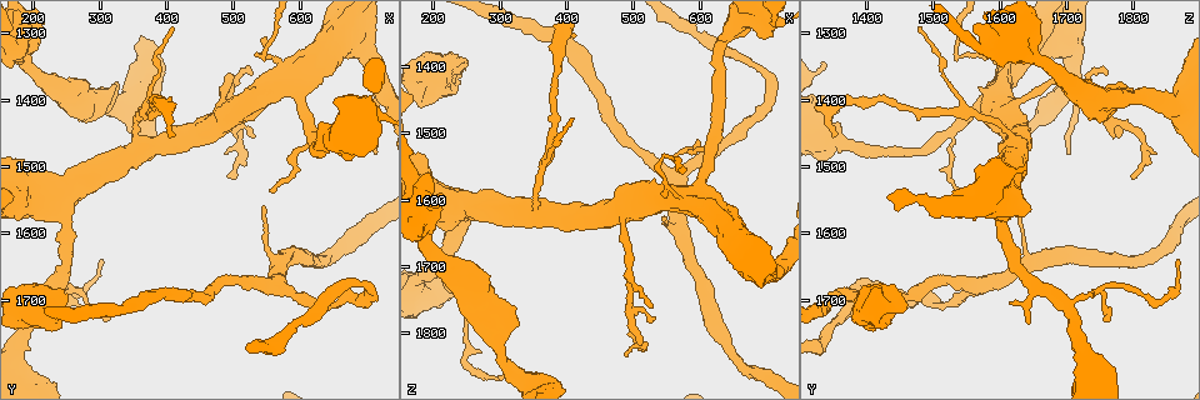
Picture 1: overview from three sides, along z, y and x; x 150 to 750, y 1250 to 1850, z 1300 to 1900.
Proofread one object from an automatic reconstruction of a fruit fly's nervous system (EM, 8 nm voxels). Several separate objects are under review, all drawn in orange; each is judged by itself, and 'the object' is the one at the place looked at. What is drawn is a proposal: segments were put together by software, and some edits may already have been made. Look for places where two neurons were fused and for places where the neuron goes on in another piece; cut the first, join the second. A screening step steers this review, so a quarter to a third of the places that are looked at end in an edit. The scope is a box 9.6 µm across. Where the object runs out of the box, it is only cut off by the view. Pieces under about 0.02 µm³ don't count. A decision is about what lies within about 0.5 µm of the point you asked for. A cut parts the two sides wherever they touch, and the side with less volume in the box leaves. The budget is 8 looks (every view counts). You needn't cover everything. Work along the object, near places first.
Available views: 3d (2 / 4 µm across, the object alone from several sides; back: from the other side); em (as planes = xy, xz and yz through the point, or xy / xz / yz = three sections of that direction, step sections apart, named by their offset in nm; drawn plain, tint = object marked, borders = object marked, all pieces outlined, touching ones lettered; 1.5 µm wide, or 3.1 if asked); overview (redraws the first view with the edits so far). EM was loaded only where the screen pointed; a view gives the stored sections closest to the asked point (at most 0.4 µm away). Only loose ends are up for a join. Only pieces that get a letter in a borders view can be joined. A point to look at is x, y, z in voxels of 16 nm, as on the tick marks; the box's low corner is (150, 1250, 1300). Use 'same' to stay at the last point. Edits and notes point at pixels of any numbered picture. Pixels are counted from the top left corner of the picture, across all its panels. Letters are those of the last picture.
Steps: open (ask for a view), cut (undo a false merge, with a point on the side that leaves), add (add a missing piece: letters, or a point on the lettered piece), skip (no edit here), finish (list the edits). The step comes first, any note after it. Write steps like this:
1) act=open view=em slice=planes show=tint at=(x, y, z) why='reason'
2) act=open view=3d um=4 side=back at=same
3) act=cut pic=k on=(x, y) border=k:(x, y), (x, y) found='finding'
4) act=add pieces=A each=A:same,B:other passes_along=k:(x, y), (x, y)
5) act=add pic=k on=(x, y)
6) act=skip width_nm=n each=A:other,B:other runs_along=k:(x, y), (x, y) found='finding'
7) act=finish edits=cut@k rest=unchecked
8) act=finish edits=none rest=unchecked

act=open view=em slice=xz step=8 show=borders at=(190, 1290, 1565) why='thick end'

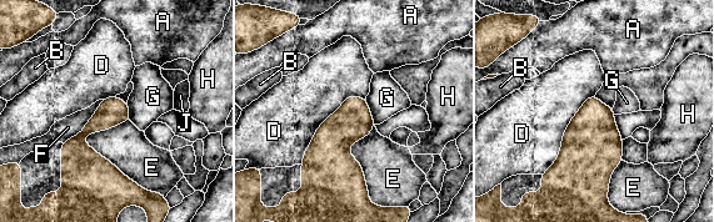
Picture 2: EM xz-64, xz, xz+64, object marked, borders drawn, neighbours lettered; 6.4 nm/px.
act=open view=em slice=planes show=borders at=same why='cut it another way'

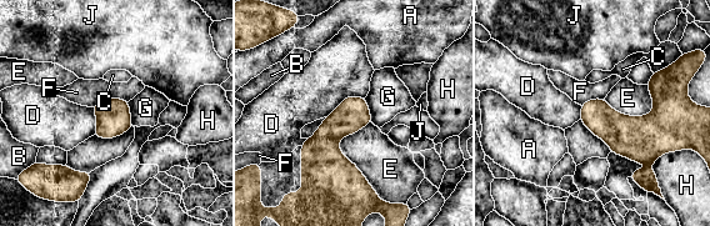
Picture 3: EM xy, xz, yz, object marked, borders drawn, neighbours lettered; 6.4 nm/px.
act=skip width_nm=220 each=A:other,B:other,C:other,D:other,E:other,F:other,G:other,H:other,J:other found='none of them fits'

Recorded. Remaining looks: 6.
act=open view=3d um=2 side=back at=(315, 1730, 1760) why='thin end'

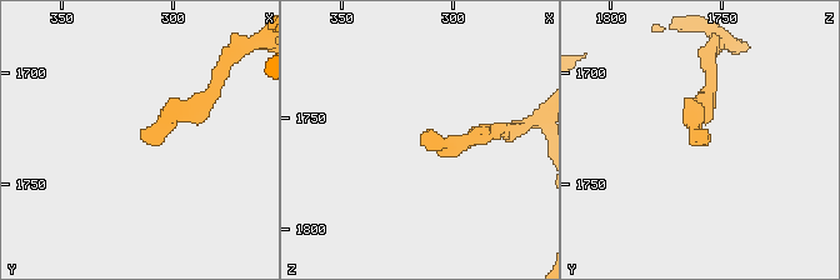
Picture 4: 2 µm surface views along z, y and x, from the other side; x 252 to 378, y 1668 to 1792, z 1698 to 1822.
act=open view=em slice=planes show=borders at=(313, 1726, 1757) why='need the tissue'

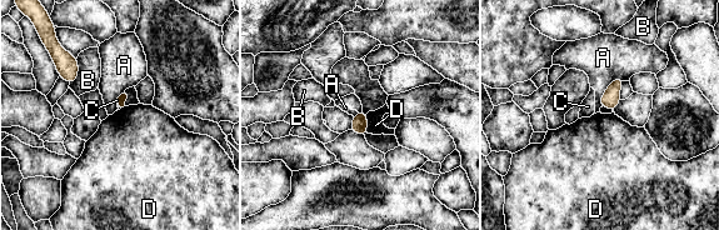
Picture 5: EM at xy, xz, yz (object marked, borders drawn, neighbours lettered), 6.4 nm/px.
act=skip each=A:other,B:other,C:other,D:other border=5:(623, 78), (609, 84), (600, 106) found='no lettered piece goes on from it'

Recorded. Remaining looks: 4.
act=open view=3d um=2 at=(630, 1375, 1585) why='thick end'

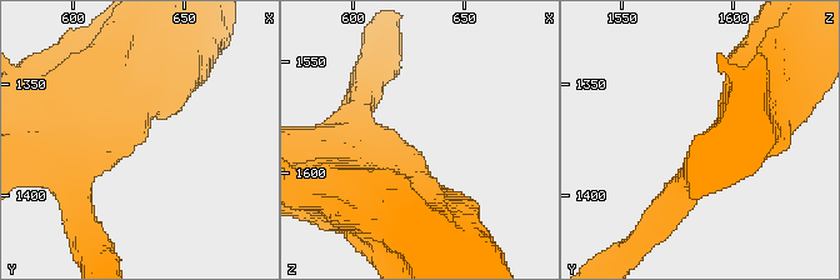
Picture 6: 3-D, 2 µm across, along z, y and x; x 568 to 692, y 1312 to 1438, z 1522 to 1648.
act=open view=em slice=planes show=borders at=(628, 1376, 1591)

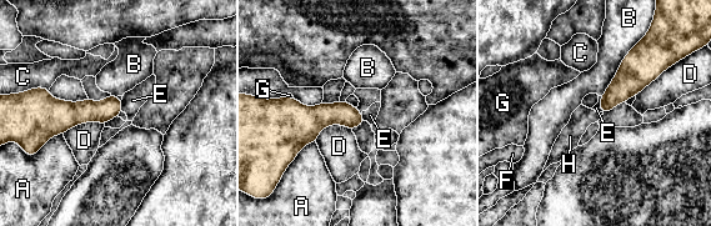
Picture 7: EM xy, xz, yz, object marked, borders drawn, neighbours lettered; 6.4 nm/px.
act=skip longest_contact=B:460nm each=A:other,B:other,C:other,D:other,E:other,F:other,G:other,H:other border=7:(356, 108), (361, 114) found='no lettered piece goes on from it'

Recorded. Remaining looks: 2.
act=finish edits=none rest=unchecked

